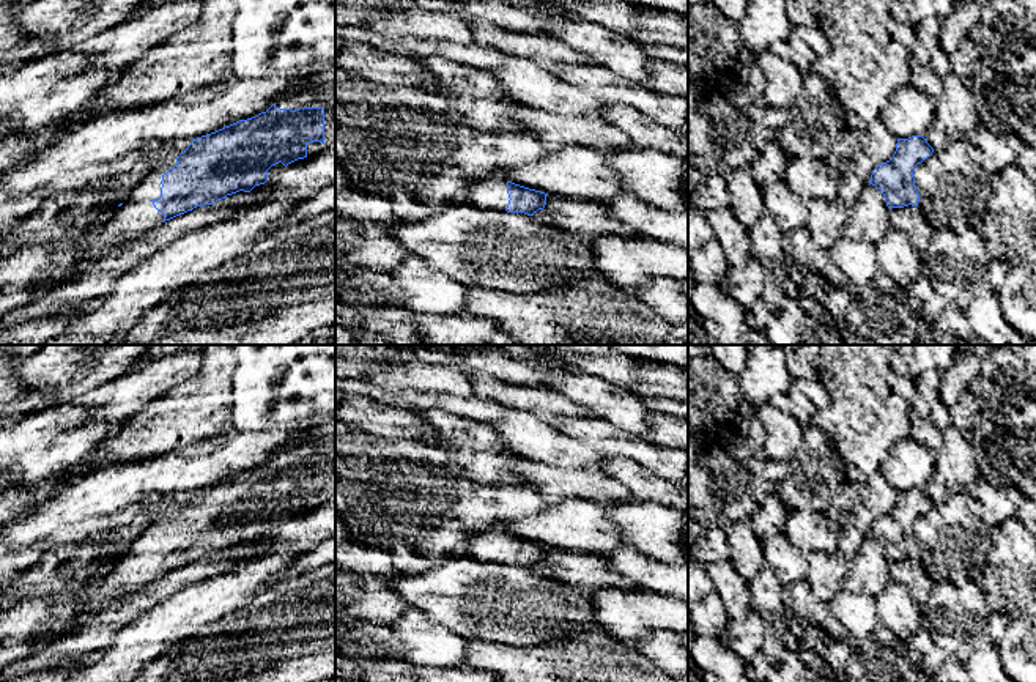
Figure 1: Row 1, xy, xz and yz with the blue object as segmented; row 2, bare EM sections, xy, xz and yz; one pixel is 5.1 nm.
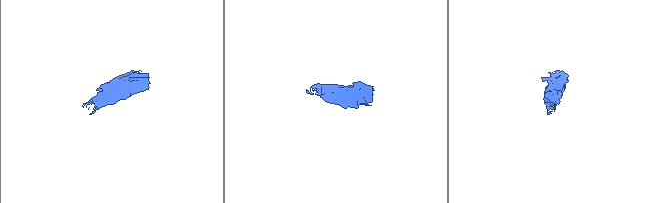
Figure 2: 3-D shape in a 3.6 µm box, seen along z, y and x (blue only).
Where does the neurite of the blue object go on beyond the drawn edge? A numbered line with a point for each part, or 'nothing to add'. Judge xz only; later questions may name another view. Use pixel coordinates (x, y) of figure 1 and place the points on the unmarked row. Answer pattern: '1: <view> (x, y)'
1: xz (488, 544)

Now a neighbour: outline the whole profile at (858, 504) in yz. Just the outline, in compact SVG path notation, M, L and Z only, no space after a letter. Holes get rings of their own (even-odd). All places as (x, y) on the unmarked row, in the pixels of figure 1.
M879 471L864 482L847 479L825 512L841 559L847 562L857 553L872 523L893 510L896 496L897 490Z

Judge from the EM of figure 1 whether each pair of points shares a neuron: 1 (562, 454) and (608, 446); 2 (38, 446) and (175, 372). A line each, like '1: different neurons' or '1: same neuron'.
1: different neurons
2: same neuron

